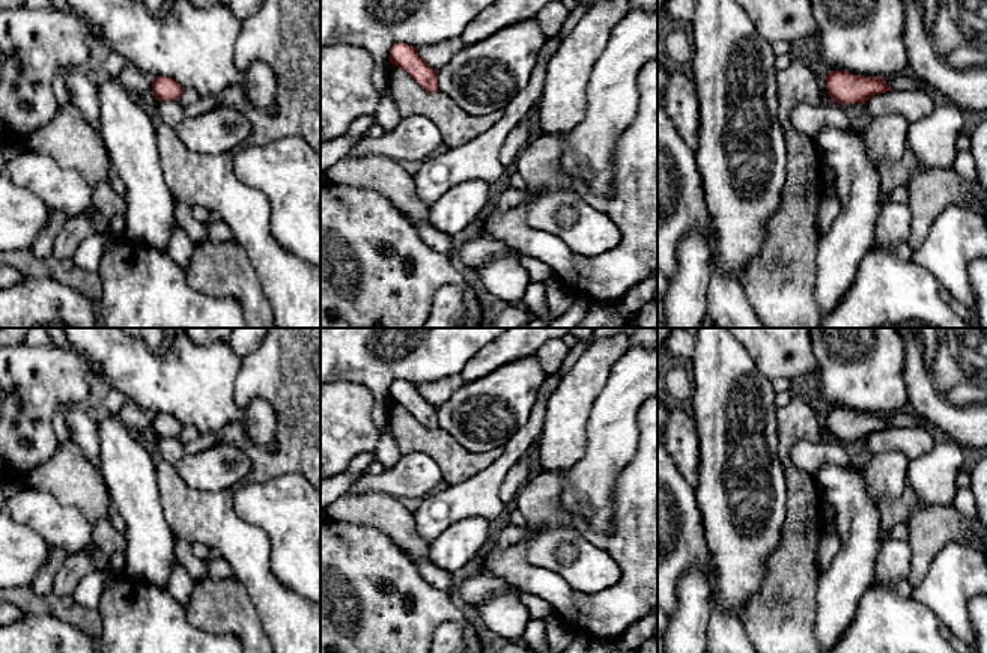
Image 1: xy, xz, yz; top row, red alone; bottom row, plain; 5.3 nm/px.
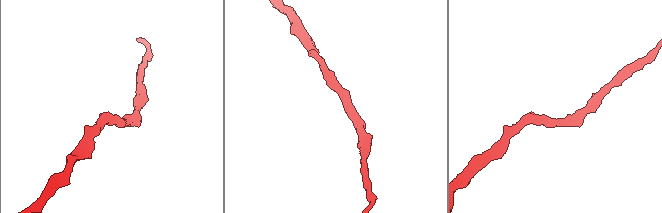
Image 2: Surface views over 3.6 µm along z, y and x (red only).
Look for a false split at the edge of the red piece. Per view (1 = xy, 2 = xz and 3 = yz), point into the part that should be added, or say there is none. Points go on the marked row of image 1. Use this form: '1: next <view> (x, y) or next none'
1: next none
2: next none
3: next none

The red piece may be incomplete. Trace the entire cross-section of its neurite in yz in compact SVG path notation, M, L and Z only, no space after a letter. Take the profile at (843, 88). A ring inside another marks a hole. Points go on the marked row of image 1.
M832 71L826 77L826 89L840 105L867 102L871 96L892 90L882 77L855 75L846 71Z

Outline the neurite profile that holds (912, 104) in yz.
M892 89L886 93L871 96L864 105L867 116L871 119L877 119L885 114L901 114L909 123L913 123L931 114L936 104L928 95L928 89Z

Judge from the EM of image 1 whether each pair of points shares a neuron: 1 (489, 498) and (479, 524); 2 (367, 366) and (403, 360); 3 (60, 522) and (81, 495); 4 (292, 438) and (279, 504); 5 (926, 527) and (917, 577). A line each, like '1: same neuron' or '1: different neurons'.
1: different neurons
2: same neuron
3: different neurons
4: different neurons
5: same neuron

